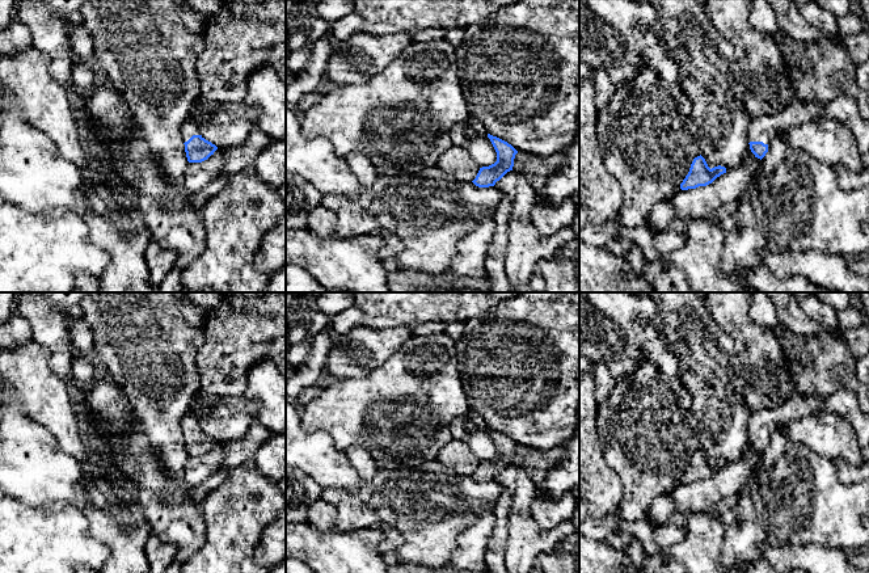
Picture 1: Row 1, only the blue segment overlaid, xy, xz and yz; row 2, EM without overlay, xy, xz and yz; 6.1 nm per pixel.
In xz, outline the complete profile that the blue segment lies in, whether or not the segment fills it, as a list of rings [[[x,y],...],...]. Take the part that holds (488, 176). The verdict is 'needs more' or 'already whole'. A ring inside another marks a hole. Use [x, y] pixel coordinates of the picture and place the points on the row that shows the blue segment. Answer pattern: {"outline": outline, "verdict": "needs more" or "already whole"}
{"outline": [[[488,134],[495,152],[497,161],[489,167],[480,168],[476,178],[472,181],[478,188],[494,186],[507,172],[512,170],[514,159],[518,151],[507,142]]], "verdict": "already whole"}

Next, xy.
{"outline": [[[190,121],[181,126],[181,136],[185,144],[185,152],[189,163],[202,163],[218,149],[215,144],[201,135],[199,127]]], "verdict": "needs more"}

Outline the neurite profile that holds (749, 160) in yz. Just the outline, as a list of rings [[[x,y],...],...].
[[[750,144],[743,155],[742,164],[752,170],[760,168],[760,159],[758,159],[750,149]]]

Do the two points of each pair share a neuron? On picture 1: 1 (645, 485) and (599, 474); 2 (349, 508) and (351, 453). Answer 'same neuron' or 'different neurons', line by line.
1: different neurons
2: same neuron

